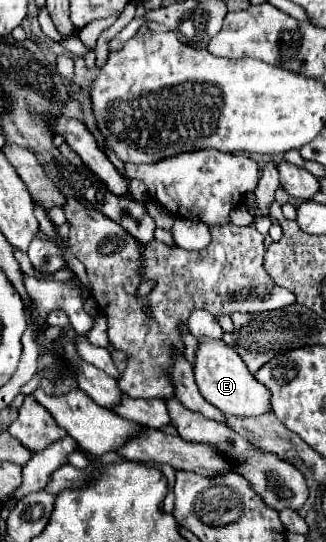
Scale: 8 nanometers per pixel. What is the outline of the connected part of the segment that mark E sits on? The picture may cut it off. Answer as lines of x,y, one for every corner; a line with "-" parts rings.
202,341
196,351
196,365
194,365
194,377
200,387
202,397
218,407
224,415
234,417
260,417
268,411
272,411
270,403
270,391
254,379
254,375
246,369
240,355
228,347
224,341

